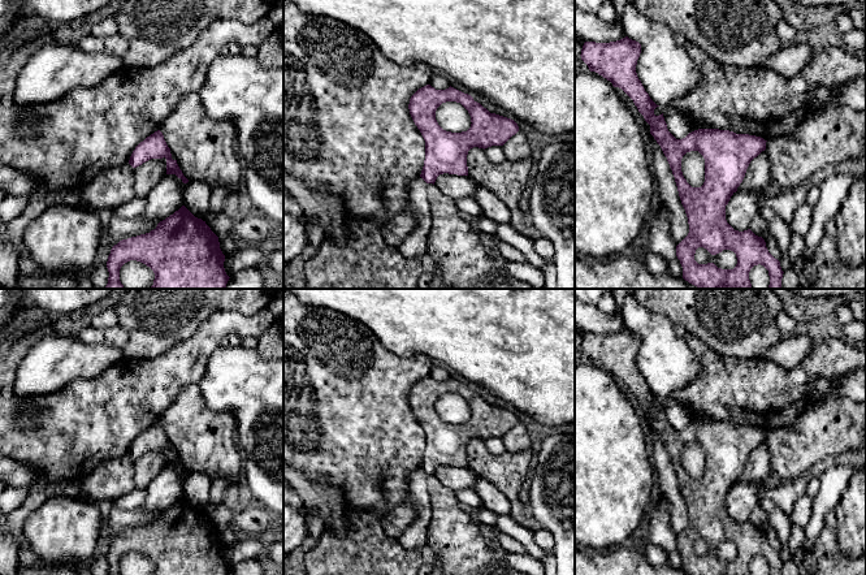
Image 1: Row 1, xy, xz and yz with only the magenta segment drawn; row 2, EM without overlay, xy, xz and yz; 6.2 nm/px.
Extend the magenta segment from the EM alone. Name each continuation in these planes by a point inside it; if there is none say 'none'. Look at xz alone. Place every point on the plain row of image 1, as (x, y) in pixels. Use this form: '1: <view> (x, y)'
none

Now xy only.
none

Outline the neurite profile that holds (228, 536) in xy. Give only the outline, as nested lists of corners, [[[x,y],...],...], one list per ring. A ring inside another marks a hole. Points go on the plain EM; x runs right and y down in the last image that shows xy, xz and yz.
[[[231,526],[220,528],[218,533],[225,548],[230,546],[237,540],[235,531]]]

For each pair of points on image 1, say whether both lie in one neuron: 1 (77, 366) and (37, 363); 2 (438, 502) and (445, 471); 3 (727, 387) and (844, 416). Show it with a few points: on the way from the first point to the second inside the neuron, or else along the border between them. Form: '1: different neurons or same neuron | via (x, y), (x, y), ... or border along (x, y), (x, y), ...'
1: same neuron | via (66, 366), (47, 364)
2: different neurons | border along (434, 475), (454, 492)
3: different neurons | border along (831, 396), (813, 403), (793, 424), (784, 426)

